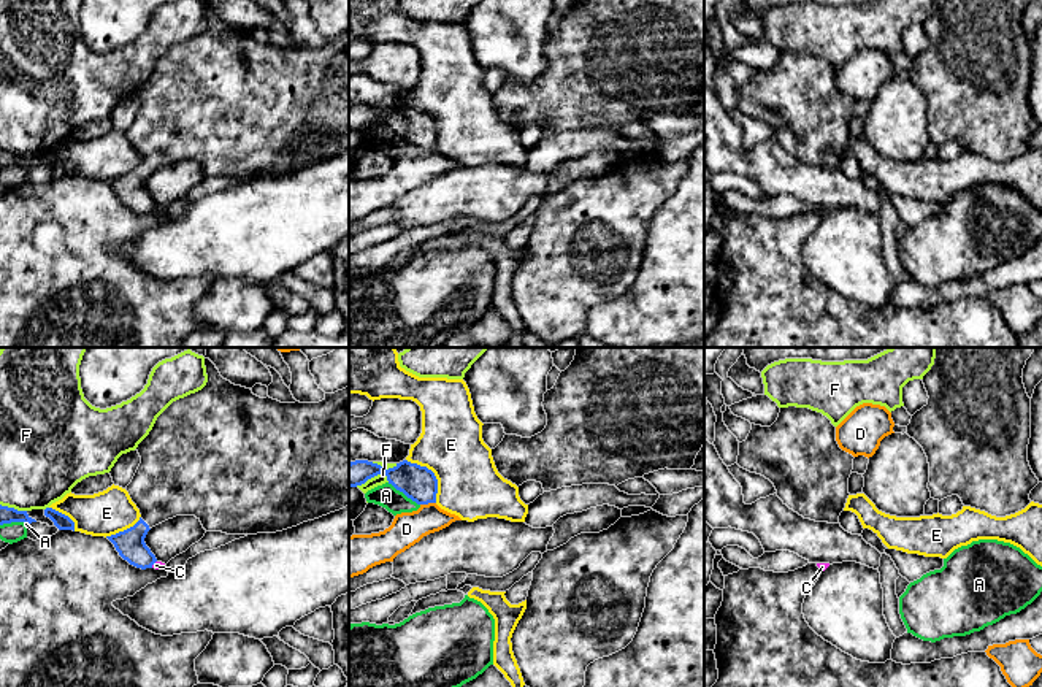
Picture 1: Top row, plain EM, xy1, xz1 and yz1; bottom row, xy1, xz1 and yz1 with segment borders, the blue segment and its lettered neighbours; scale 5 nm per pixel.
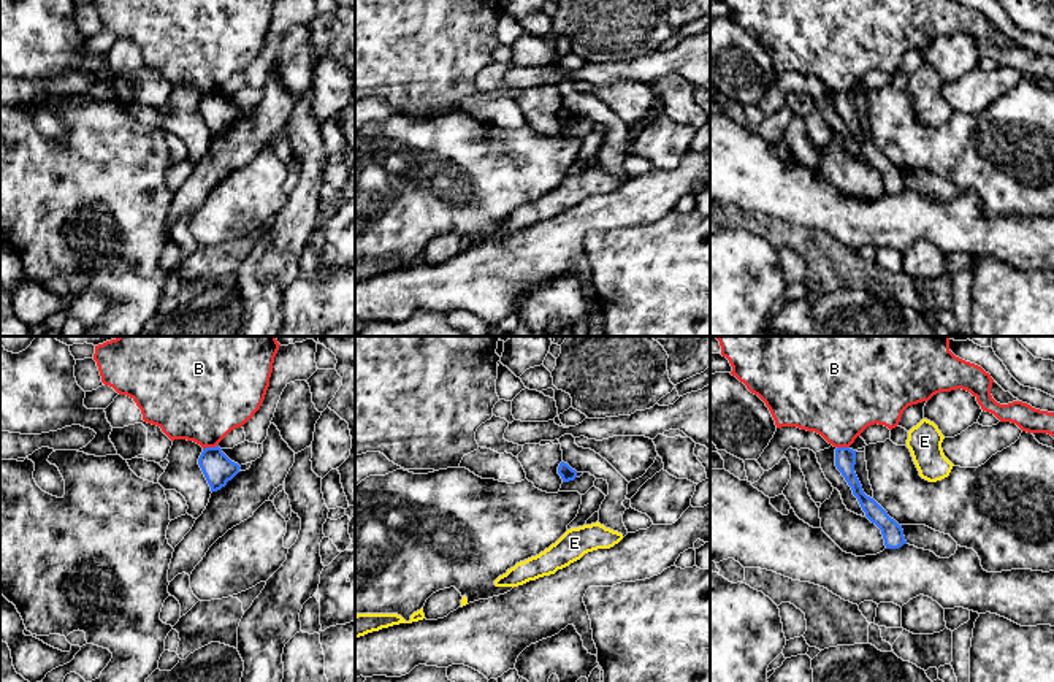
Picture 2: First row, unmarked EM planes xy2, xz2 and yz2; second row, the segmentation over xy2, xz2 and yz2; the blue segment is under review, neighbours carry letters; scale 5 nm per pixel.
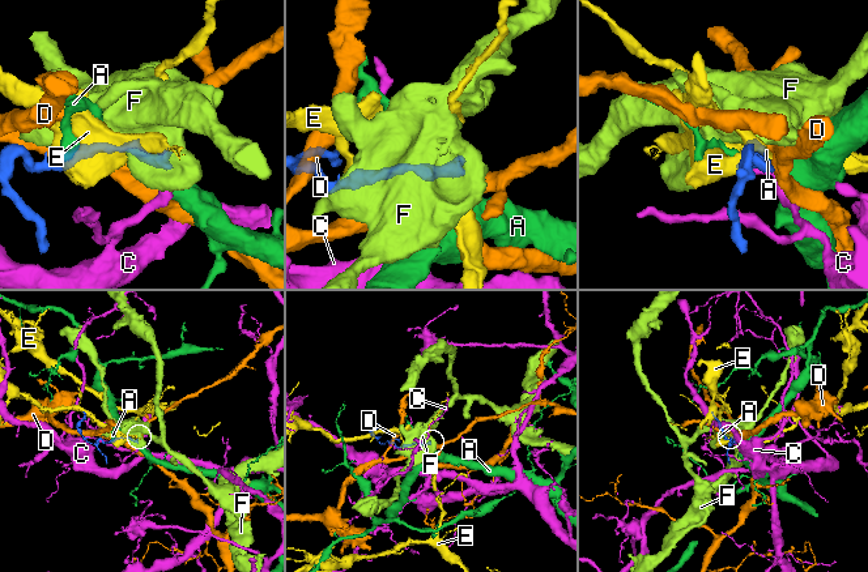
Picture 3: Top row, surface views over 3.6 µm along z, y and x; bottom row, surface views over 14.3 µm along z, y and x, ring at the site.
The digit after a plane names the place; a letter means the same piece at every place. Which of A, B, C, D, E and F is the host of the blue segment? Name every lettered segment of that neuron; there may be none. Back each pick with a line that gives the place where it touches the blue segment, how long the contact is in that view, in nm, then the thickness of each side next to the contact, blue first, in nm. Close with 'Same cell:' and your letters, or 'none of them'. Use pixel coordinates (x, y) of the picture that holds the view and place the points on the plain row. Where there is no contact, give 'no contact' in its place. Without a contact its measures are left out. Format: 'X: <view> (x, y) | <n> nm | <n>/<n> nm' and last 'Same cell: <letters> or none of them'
Same cell: none of them

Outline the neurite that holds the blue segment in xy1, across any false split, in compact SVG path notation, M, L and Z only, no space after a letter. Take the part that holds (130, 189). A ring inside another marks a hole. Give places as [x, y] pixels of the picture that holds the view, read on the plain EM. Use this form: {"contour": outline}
{"contour": "M209 3L205 11L206 30L173 46L136 92L141 108L125 135L140 154L140 165L106 181L124 205L141 214L157 206L144 187L147 176L176 160L195 160L206 176L257 179L282 176L349 151L349 32L325 38L319 48L281 48L224 24Z"}

